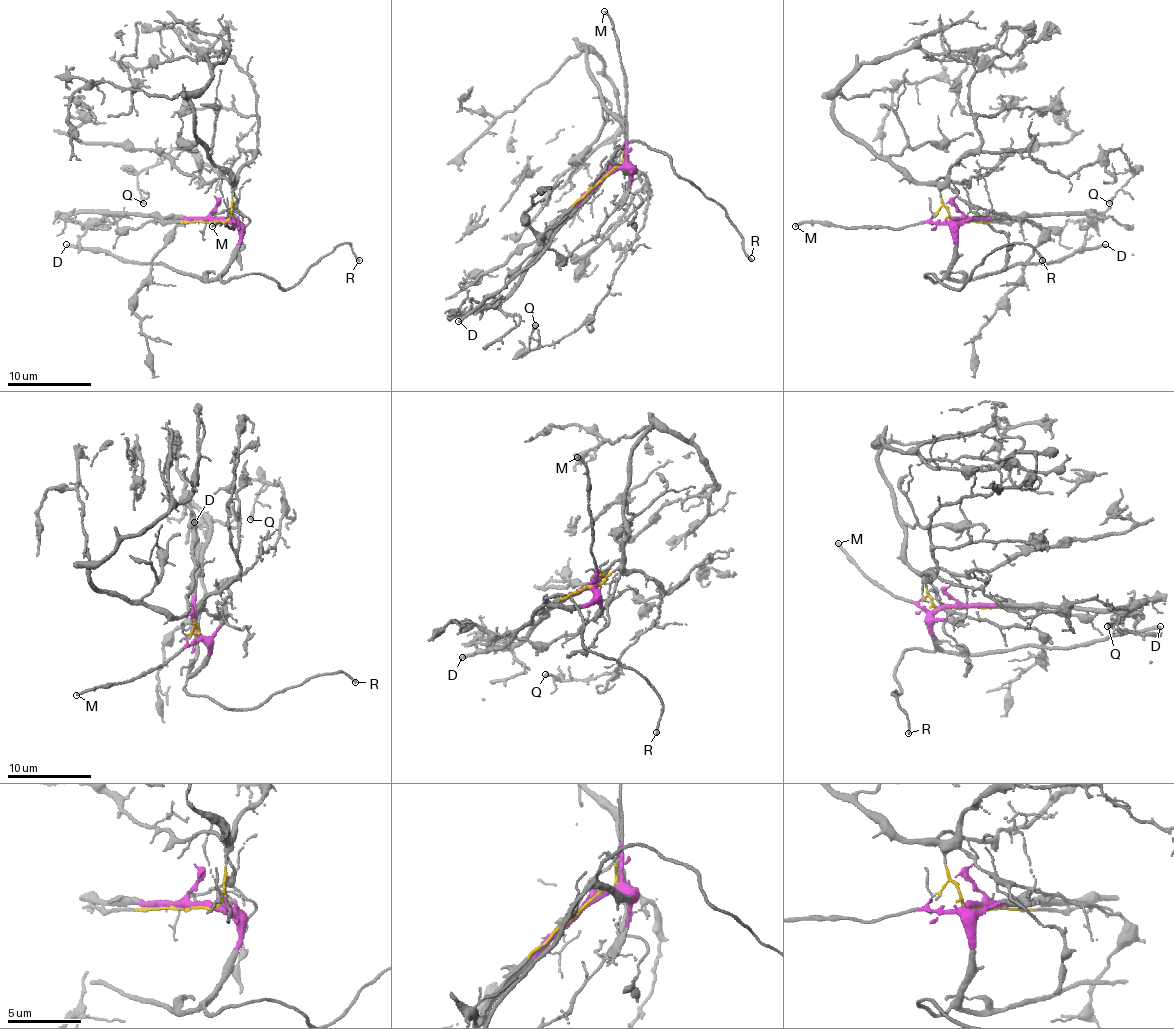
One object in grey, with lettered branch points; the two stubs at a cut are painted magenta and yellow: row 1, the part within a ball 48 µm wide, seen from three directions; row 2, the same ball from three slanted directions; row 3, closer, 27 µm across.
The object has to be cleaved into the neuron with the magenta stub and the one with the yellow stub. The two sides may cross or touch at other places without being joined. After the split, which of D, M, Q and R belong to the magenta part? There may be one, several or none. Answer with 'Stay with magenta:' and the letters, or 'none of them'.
Stay with magenta: D, M, R

